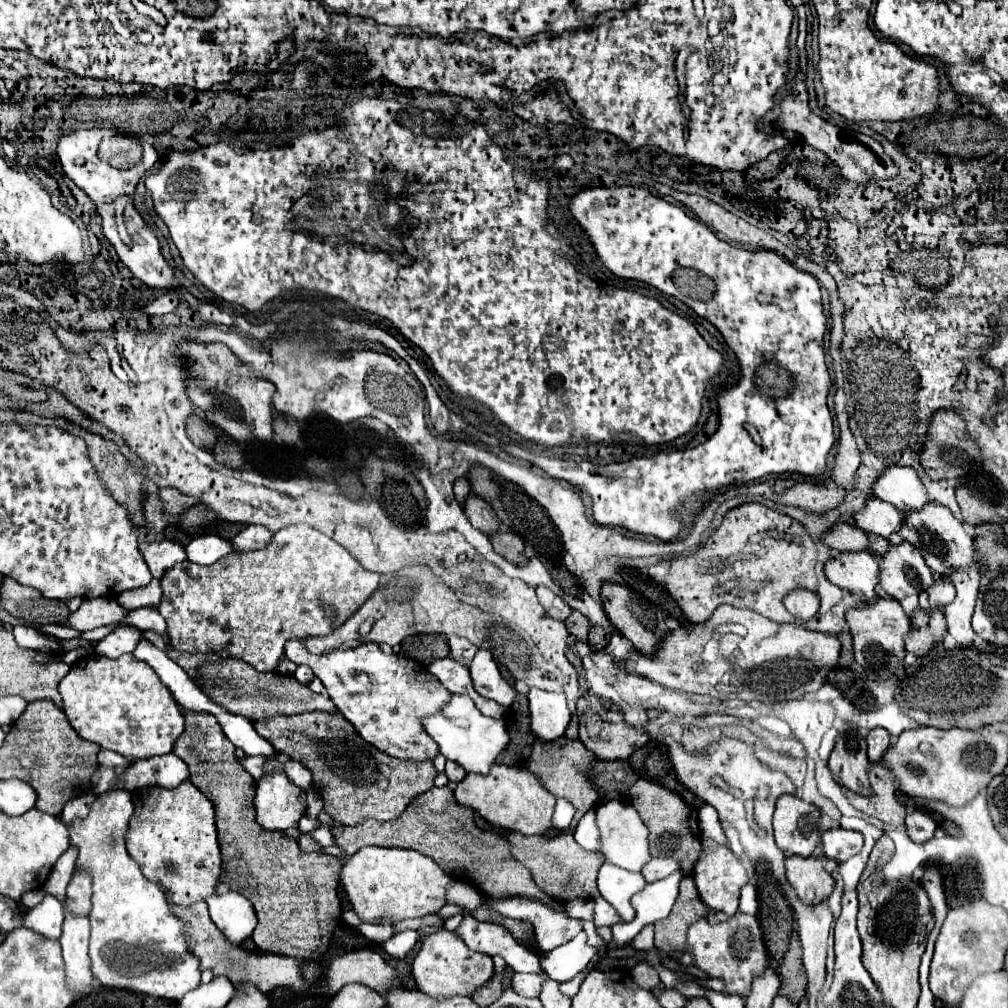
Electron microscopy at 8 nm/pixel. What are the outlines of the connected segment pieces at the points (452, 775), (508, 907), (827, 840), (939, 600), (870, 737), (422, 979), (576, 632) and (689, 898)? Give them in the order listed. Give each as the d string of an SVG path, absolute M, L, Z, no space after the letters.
M447 762L447 766L445 766L445 774L447 774L447 778L451 780L451 782L461 782L463 778L465 778L465 770L457 764L457 762Z
M485 896L485 899L488 903L493 904L493 908L501 916L529 920L535 926L535 940L537 940L537 948L541 952L551 952L553 948L569 942L583 930L581 920L571 918L565 912L565 908L557 910L555 906L535 900L535 898L513 896L513 898L501 900L501 902L490 896Z
M833 828L823 834L823 846L825 846L825 856L837 862L845 862L853 854L857 854L863 848L863 836L861 832L855 830L845 830L845 828Z
M941 576L919 594L919 604L925 610L935 608L935 606L945 608L949 602L953 602L953 598L955 598L955 586L951 584L947 576Z
M873 728L867 734L867 744L869 744L869 760L871 762L879 762L885 748L891 744L891 736L885 728Z
M437 930L423 938L421 950L413 960L413 978L417 990L431 998L451 998L451 996L471 996L477 988L485 986L487 980L493 976L493 960L481 952L469 950L457 932L451 930Z
M573 610L573 612L571 612L571 616L569 616L569 620L565 620L565 624L567 624L569 634L573 634L573 636L575 636L575 640L587 642L587 634L589 634L591 624L589 624L589 620L587 620L581 612Z
M685 874L679 884L679 896L671 910L671 914L665 920L659 920L655 924L655 948L663 952L675 952L683 950L687 952L687 930L693 922L707 918L709 914L717 914L715 910L709 910L707 904L703 904L695 880L691 874Z

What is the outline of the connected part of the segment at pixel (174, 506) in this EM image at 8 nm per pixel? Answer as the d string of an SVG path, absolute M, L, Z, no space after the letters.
M161 488L161 500L165 502L165 512L167 514L181 514L185 512L187 508L195 506L199 500L193 498L193 496L187 496L183 492L179 492L177 488Z

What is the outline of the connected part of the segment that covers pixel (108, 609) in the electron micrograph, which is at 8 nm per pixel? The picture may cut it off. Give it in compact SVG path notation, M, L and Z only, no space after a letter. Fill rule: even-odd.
M95 598L95 600L83 600L81 608L69 616L69 620L63 626L69 626L77 632L87 632L105 624L119 622L127 616L127 610L117 604L117 600L109 598Z

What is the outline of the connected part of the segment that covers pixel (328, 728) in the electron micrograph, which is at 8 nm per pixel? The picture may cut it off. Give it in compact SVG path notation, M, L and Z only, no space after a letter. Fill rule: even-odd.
M309 712L297 716L275 716L253 724L257 734L273 744L277 752L289 754L313 774L313 786L321 792L323 810L347 826L357 826L367 818L393 820L413 798L431 790L437 770L431 760L403 762L365 742L341 712Z

